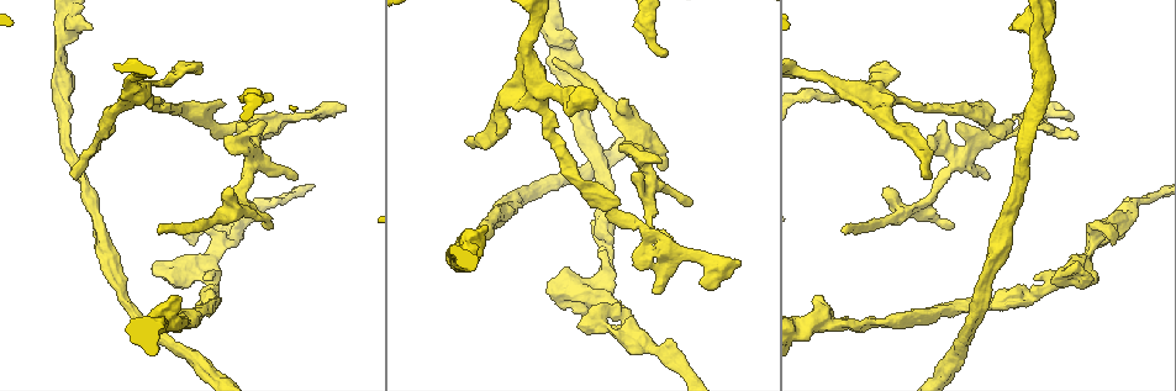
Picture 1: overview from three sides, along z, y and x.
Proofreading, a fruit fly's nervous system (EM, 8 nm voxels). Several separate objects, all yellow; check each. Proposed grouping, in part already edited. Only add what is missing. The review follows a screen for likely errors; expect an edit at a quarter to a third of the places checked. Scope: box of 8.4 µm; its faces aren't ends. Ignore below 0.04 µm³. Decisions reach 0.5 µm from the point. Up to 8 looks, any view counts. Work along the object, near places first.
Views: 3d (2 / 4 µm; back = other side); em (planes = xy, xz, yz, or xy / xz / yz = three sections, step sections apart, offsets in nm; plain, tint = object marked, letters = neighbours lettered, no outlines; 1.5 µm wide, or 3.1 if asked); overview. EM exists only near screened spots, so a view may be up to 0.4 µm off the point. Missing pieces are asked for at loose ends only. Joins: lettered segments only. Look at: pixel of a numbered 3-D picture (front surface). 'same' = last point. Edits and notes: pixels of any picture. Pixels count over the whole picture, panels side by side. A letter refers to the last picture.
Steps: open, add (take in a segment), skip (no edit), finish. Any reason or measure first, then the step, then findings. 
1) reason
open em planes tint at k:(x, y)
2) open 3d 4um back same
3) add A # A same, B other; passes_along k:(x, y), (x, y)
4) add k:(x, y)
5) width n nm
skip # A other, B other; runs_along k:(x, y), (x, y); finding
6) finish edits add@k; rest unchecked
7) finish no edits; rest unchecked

thin end
open 3d 4um at 1:(471, 146)

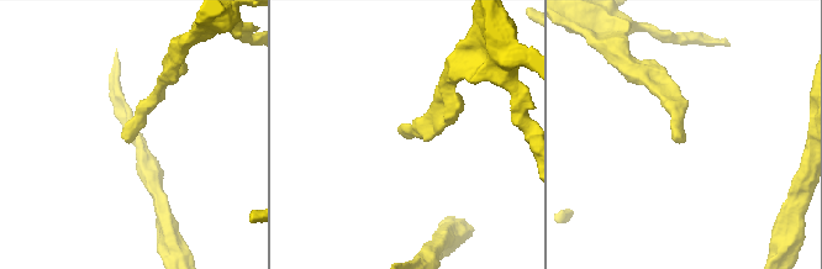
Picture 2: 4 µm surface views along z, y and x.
now the EM
open em planes letters at 2:(410, 133)

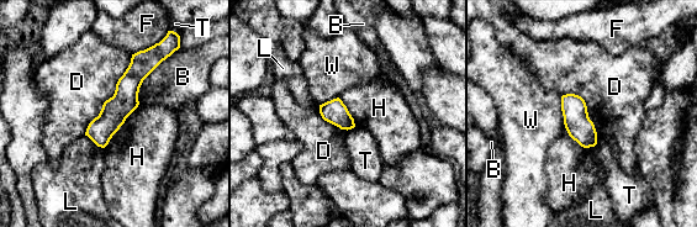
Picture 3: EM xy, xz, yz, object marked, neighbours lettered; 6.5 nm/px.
skip # B other, D other, F other, H other, L other, T other, W other; border 3:(132, 54), (115, 93), (84, 135); no lettered segment goes on from it

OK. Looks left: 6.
branch stops here
open em planes letters at 1:(93, 27)

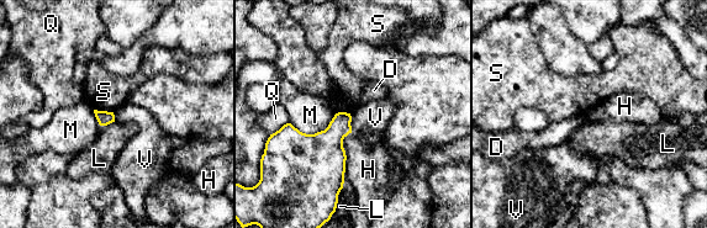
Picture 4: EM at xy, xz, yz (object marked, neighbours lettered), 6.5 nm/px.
skip # D other, H other, L other, M other, Q other, S other, V other; none of them fits

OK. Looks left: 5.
open 3d 2um at 1:(987, 178)

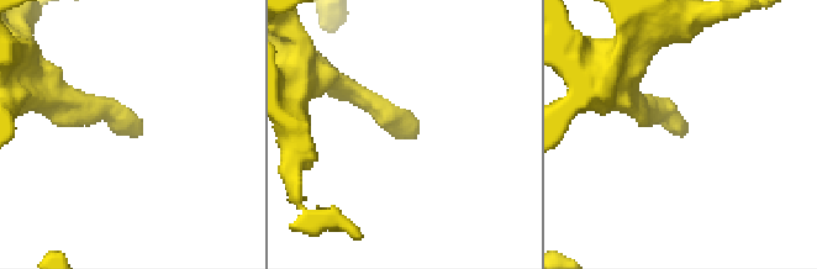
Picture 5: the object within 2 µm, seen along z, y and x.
need the tissue
open em xy step 8 letters at 5:(682, 135)

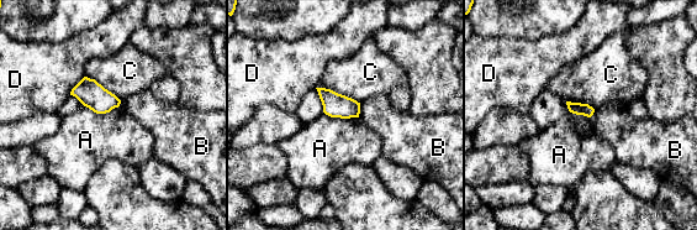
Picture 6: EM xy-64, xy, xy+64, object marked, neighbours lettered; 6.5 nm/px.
longest_contact C 300 nm
skip # A other, B other, C other, D other; border 6:(121, 100), (105, 113), (83, 104); none of them fits

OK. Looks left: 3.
finish no edits; rest unchecked

